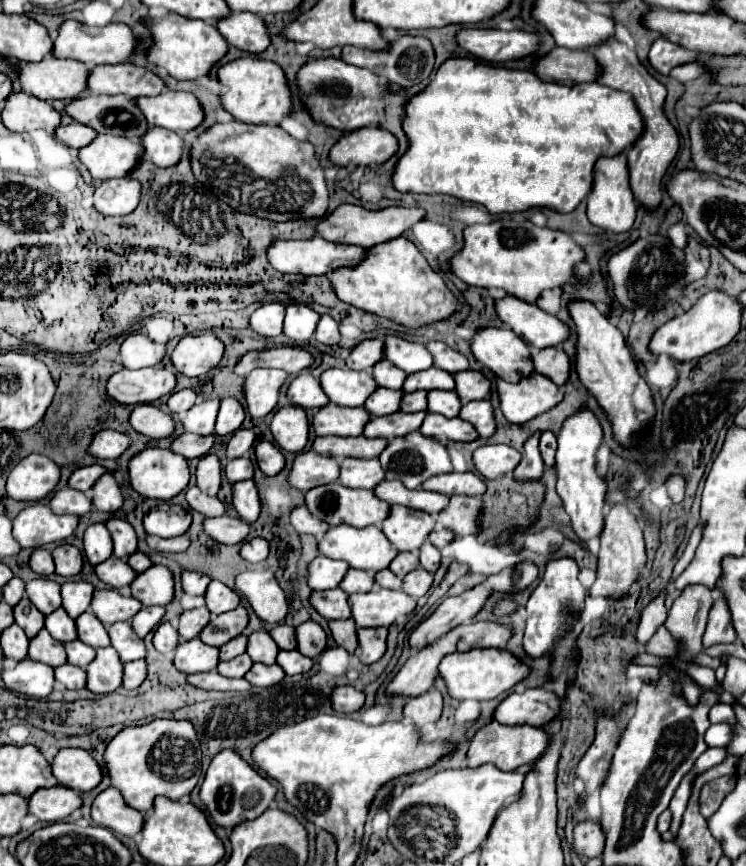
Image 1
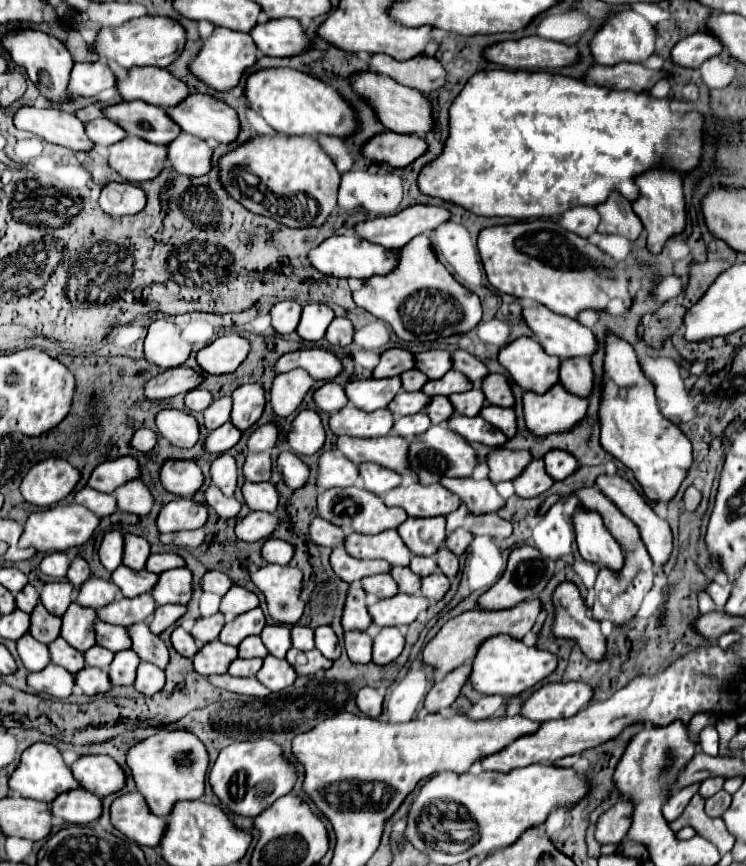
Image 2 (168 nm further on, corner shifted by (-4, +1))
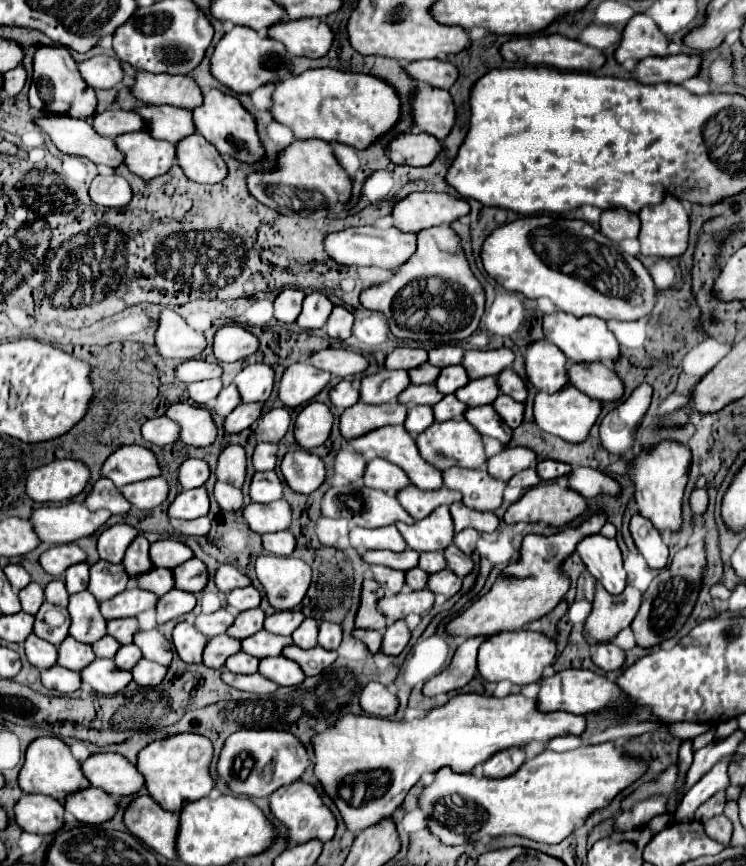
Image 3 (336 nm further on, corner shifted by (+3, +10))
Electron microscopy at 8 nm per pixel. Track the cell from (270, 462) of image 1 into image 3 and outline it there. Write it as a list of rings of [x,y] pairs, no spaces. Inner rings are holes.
[[[306,450],[288,452],[282,458],[280,470],[288,486],[300,494],[314,492],[324,482],[324,476],[326,476],[324,462],[316,454],[306,452]]]

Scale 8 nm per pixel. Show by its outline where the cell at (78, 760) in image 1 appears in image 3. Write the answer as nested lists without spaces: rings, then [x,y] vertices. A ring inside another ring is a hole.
[[[102,752],[82,762],[82,772],[90,786],[102,788],[112,796],[132,796],[144,786],[142,774],[124,756]]]

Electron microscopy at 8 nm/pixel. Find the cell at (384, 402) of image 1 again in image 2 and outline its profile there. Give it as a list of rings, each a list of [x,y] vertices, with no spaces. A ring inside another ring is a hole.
[[[401,391],[391,403],[389,403],[389,411],[395,413],[397,417],[403,417],[403,415],[413,415],[413,413],[419,413],[427,407],[427,403],[431,403],[431,397],[425,395],[425,393],[409,393],[409,391]]]

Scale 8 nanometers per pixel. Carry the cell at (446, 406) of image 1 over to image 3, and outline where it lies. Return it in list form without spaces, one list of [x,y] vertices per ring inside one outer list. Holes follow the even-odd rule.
[[[494,376],[470,380],[468,386],[462,386],[460,390],[456,390],[456,398],[458,398],[460,402],[464,402],[468,408],[492,404],[498,394],[500,394],[500,392],[498,392],[496,378],[494,378]]]

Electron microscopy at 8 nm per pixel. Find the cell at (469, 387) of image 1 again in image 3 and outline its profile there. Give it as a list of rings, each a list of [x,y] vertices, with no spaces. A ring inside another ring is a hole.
[[[512,368],[502,370],[496,380],[500,382],[500,392],[502,394],[508,394],[516,402],[524,402],[526,400],[526,384]]]

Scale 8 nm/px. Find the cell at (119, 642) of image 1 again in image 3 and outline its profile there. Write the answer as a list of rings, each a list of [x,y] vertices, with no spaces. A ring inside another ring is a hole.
[[[138,630],[134,634],[134,644],[142,650],[146,660],[154,660],[162,666],[168,666],[172,660],[172,646],[158,630]]]

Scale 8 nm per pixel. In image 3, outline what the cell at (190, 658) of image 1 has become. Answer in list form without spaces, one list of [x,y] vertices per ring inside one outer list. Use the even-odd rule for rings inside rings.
[[[222,634],[222,636],[212,638],[212,640],[206,644],[202,662],[204,662],[208,668],[220,668],[220,666],[224,666],[226,658],[232,656],[232,654],[236,654],[238,650],[240,650],[240,640]]]

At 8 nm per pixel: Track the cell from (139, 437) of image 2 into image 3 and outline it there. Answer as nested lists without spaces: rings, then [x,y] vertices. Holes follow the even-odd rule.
[[[166,416],[146,420],[142,424],[142,438],[156,444],[156,446],[174,444],[178,440],[178,424],[168,420]]]

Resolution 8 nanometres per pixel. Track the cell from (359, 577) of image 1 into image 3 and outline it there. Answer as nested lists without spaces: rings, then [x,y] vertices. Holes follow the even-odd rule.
[[[370,566],[370,572],[372,572],[372,578],[388,590],[388,594],[396,594],[404,588],[404,572],[400,570],[392,570],[386,566]]]

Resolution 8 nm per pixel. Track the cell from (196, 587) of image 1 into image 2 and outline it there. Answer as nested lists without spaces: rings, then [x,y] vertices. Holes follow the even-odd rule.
[[[207,571],[203,577],[203,591],[211,591],[217,593],[219,597],[223,597],[235,583],[221,571]]]

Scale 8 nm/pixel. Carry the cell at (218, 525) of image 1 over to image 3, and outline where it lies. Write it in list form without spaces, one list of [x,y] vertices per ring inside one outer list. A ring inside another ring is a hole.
[[[276,500],[272,504],[250,502],[242,510],[242,518],[258,534],[280,532],[280,530],[286,530],[290,526],[292,510],[290,510],[288,502],[284,502],[284,500]]]

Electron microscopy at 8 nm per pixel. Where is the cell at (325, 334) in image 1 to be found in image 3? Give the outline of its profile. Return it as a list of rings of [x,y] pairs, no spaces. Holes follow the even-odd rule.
[[[336,306],[324,326],[326,334],[332,338],[332,340],[338,340],[338,342],[344,342],[352,332],[352,322],[354,322],[354,316],[350,314],[350,310],[346,310],[344,306]]]

